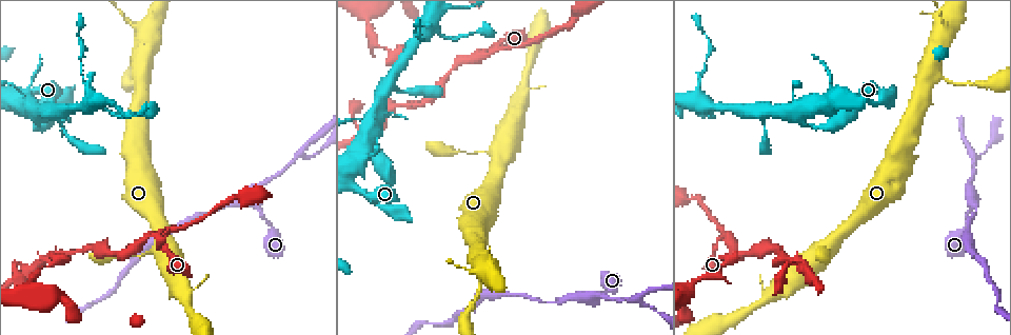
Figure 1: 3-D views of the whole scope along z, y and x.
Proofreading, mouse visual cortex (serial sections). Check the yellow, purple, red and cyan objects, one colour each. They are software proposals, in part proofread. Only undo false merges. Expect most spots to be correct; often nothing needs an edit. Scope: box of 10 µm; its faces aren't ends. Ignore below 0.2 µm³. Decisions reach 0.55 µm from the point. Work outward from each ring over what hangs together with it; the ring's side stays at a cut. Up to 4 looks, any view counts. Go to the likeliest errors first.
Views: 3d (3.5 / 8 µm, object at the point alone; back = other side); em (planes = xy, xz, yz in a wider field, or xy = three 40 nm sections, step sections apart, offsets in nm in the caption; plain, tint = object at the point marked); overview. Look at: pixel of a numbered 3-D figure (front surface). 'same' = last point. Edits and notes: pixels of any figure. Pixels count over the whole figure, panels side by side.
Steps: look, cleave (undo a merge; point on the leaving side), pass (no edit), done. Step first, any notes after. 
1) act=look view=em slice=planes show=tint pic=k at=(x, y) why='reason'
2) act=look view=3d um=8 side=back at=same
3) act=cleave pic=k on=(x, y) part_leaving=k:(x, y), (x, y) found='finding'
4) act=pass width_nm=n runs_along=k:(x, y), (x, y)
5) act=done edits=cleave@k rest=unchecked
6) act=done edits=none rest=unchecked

act=look view=3d um=3.5 side=back pic=1 at=(971, 157) why='three arms meet'

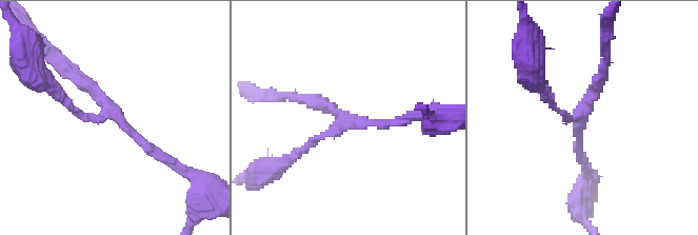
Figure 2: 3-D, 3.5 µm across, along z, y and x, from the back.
act=look view=em slice=planes show=tint pic=2 at=(581, 116) arms=3 arm_widths_nm=100,150,200

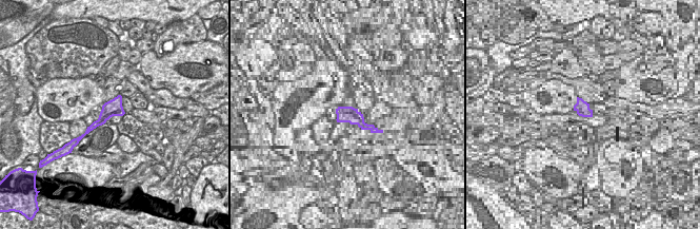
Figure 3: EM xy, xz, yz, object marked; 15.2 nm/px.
act=pass found='one cell here'

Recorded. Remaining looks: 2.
act=look view=3d um=8 pic=1 at=(504, 47) why='sharp bend'

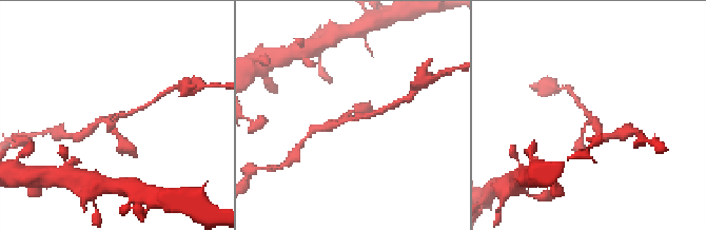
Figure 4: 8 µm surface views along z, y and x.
act=look view=3d um=3.5 at=same

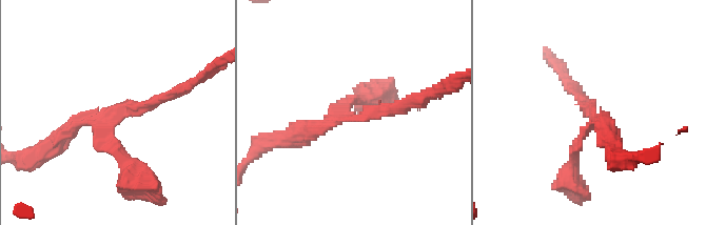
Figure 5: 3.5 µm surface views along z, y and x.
act=pass runs_along=5:(133, 171), (106, 129), (113, 114), (175, 91) found='all the same cell'

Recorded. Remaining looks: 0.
act=done edits=none rest=unchecked

